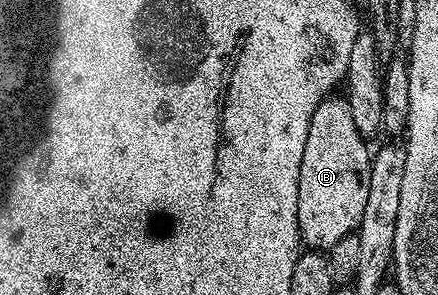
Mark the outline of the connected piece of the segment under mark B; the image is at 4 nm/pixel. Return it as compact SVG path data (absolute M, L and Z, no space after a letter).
M328 96L324 98L323 103L311 114L311 123L309 124L309 132L305 136L305 150L301 156L301 168L299 169L299 179L297 180L296 224L298 226L299 240L304 247L310 248L315 252L326 252L347 234L355 234L359 229L361 216L365 212L365 200L369 200L369 184L367 182L371 178L372 155L369 150L367 154L367 146L363 143L366 141L353 124L352 117L349 116L346 101L342 97L335 97Z

